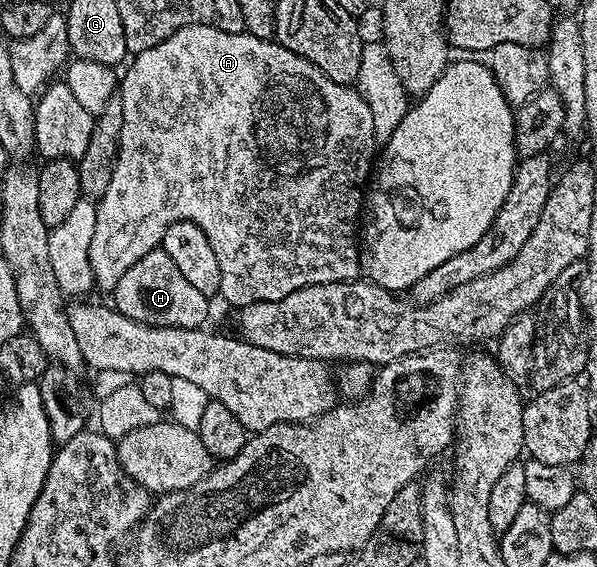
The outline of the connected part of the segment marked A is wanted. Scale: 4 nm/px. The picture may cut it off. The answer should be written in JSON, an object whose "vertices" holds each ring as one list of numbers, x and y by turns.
{"vertices":[[211,24,184,26,165,38,165,42,157,42,157,46,149,50,134,53,126,68,127,73,122,73,117,89,121,102,119,153,113,166,109,190,105,190,105,194,97,200,97,226,93,226,93,242,89,246,89,262,93,266,95,288,98,291,114,293,117,282,121,282,121,274,125,274,133,262,145,258,145,254,160,247,165,230,169,230,169,226,178,220,192,220,201,226,201,230,205,230,205,238,209,238,217,253,217,263,221,266,224,287,222,299,235,304,236,309,257,302,280,300,310,284,360,279,357,225,361,220,365,189,377,156,373,114,369,114,369,106,360,92,354,87,333,82,333,78,325,78,325,74,321,74,313,62,293,54,293,50,274,39,262,40,246,30,229,34,225,30,217,30]]}

